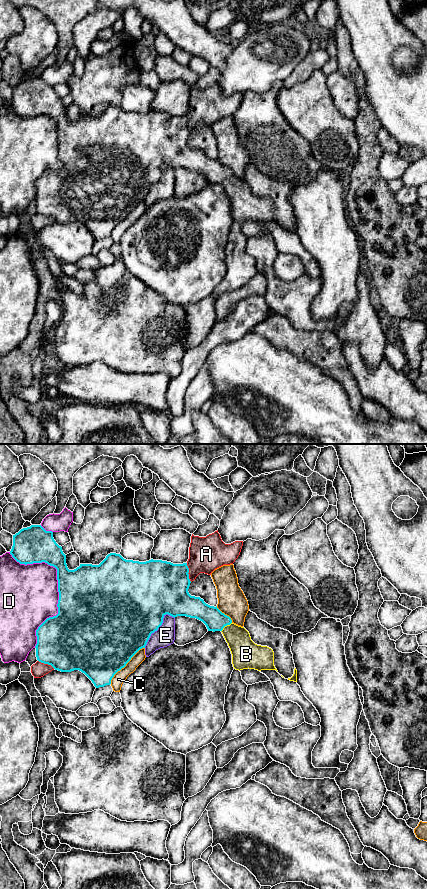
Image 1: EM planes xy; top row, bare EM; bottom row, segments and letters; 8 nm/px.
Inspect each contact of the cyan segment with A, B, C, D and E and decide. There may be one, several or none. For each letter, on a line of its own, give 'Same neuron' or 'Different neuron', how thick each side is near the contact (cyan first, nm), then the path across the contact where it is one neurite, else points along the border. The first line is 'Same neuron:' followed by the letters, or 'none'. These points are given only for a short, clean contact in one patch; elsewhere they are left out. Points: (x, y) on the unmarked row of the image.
Same neuron: B
A: Different neuron. Thickness 420 nm (cyan) against 280 nm
B: Same neuron. Thickness 170 nm (cyan) against 200 nm. Path across: xy (212, 169), (225, 177), (238, 190), (243, 201)
C: Different neuron. Thickness 500 nm (cyan) against 90 nm
D: Different neuron. Thickness 480 nm (cyan) against 460 nm
E: Different neuron. Thickness 500 nm (cyan) against 160 nm

